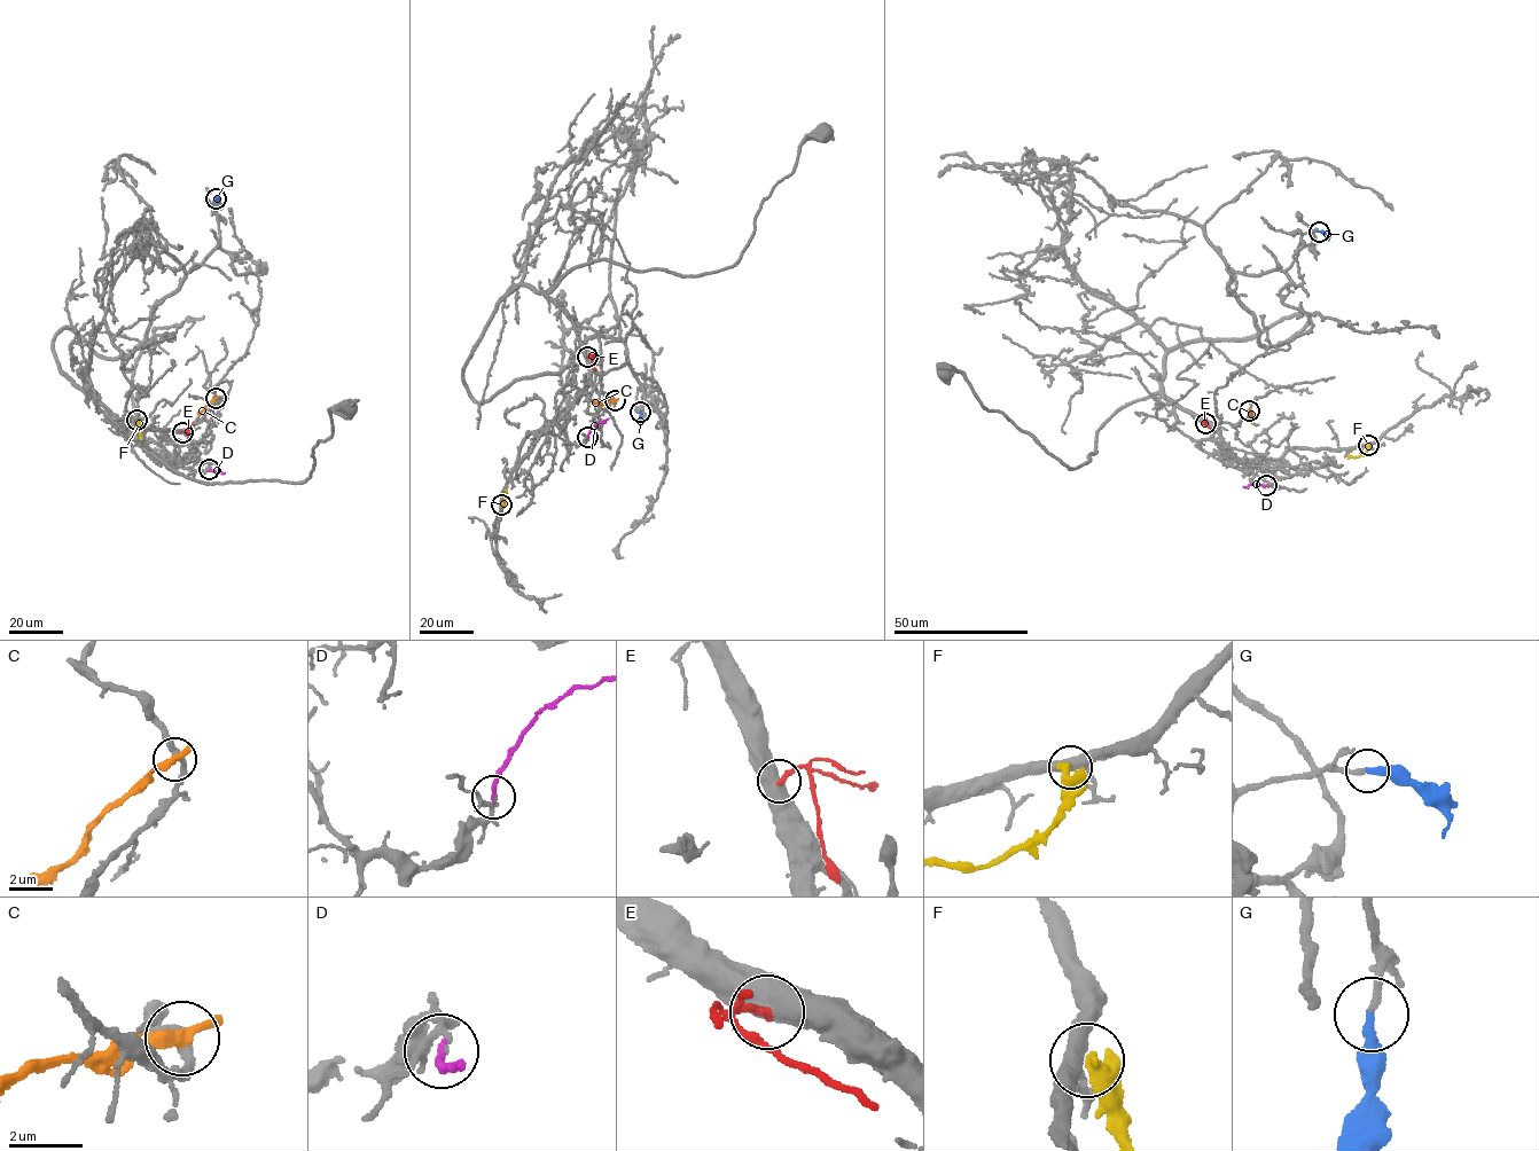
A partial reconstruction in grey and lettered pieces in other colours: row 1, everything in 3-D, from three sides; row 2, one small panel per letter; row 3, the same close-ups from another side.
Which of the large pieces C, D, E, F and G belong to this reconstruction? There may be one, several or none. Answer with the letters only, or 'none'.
D, G

